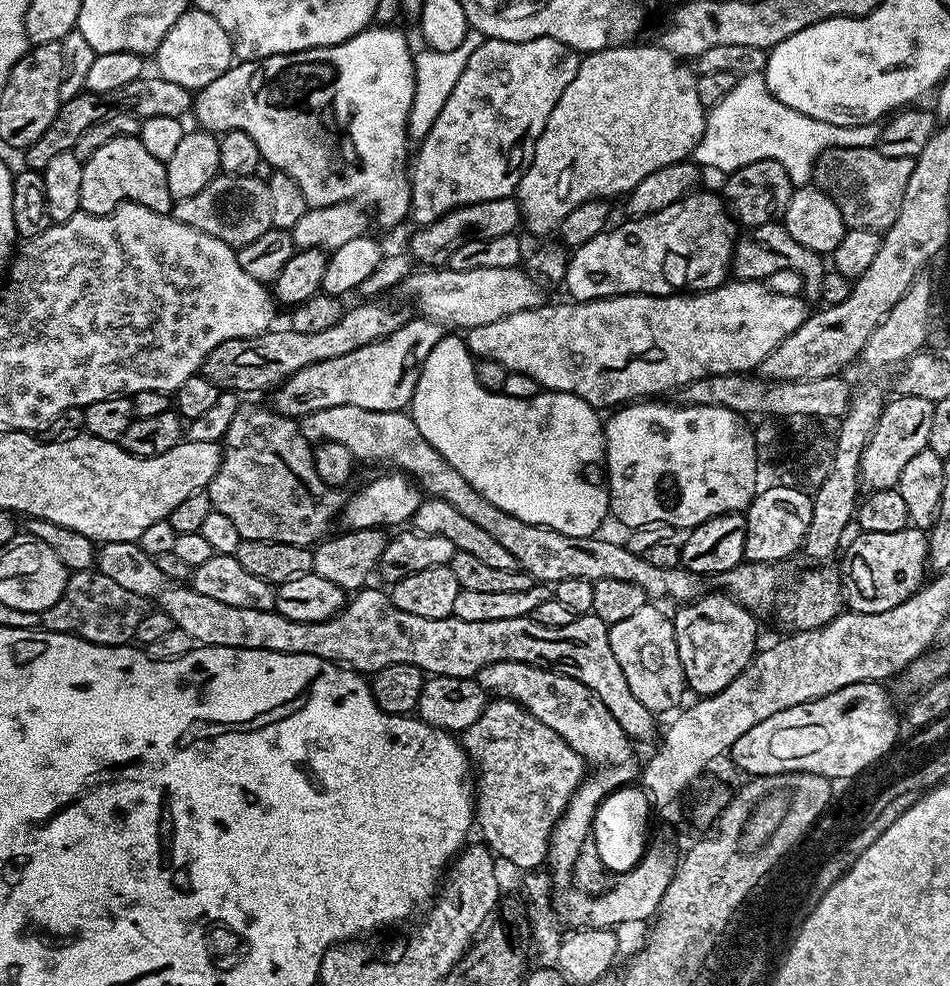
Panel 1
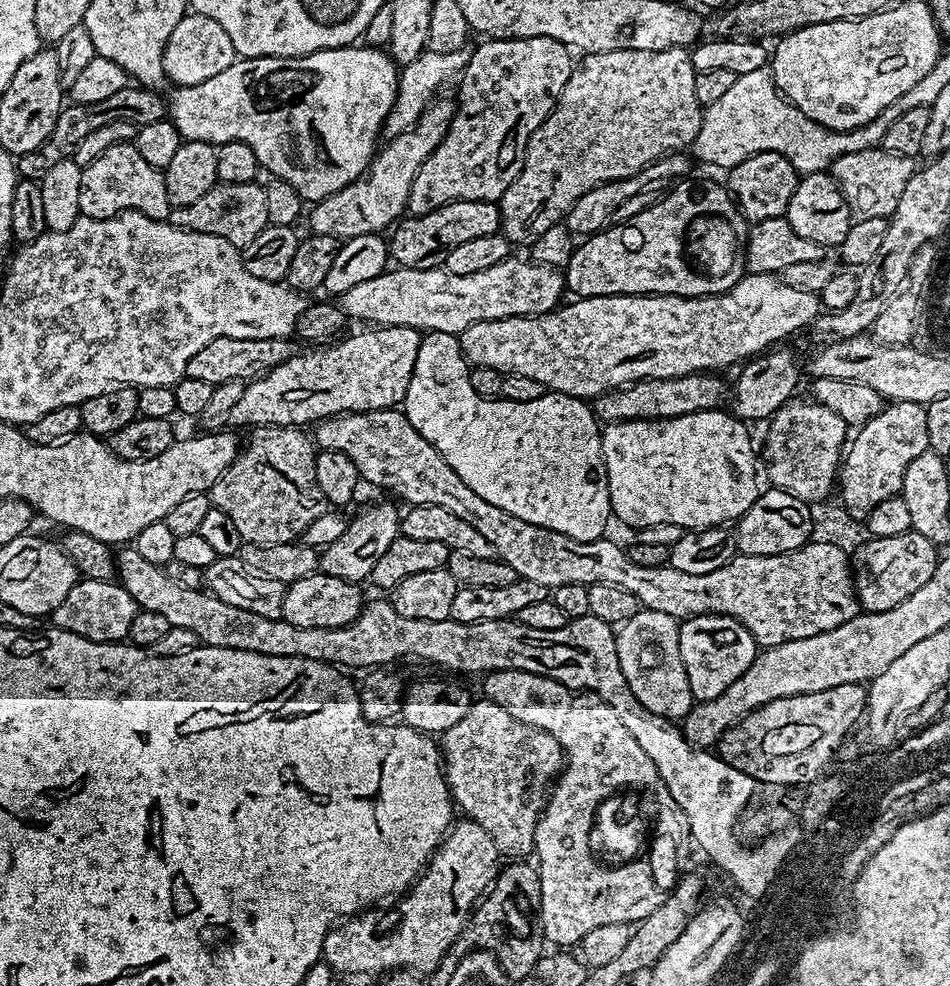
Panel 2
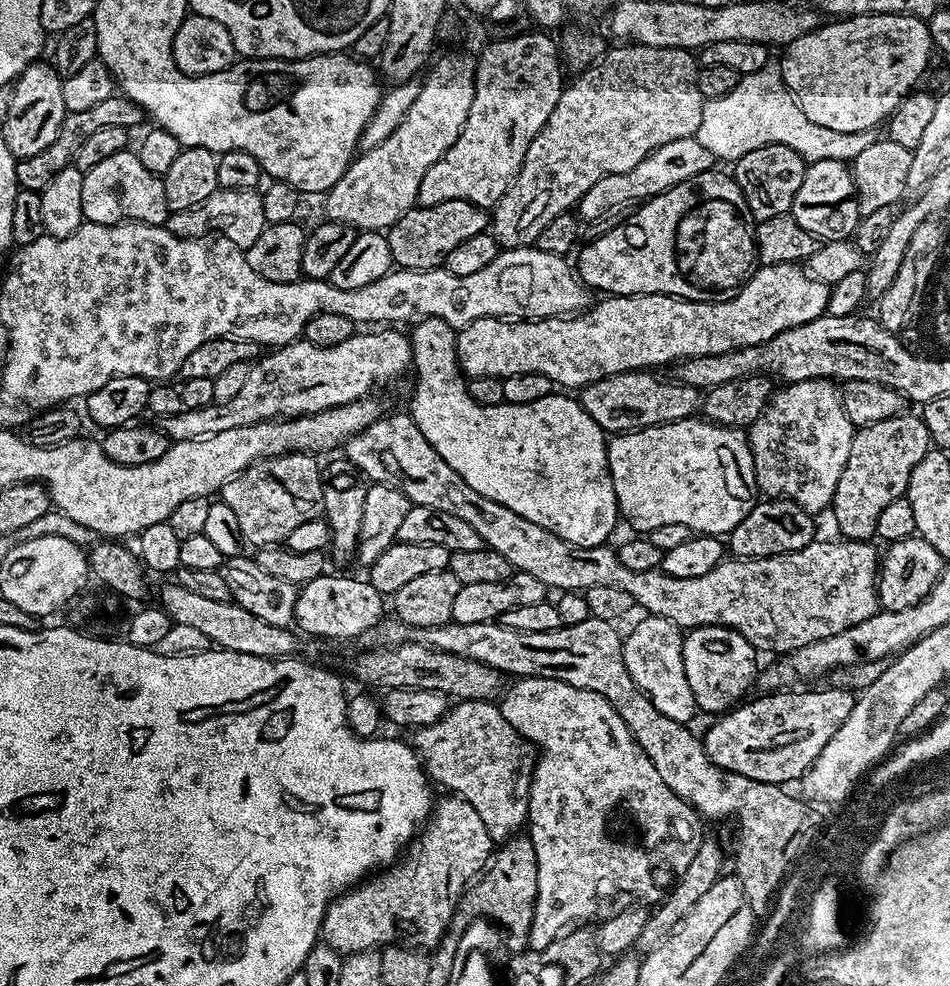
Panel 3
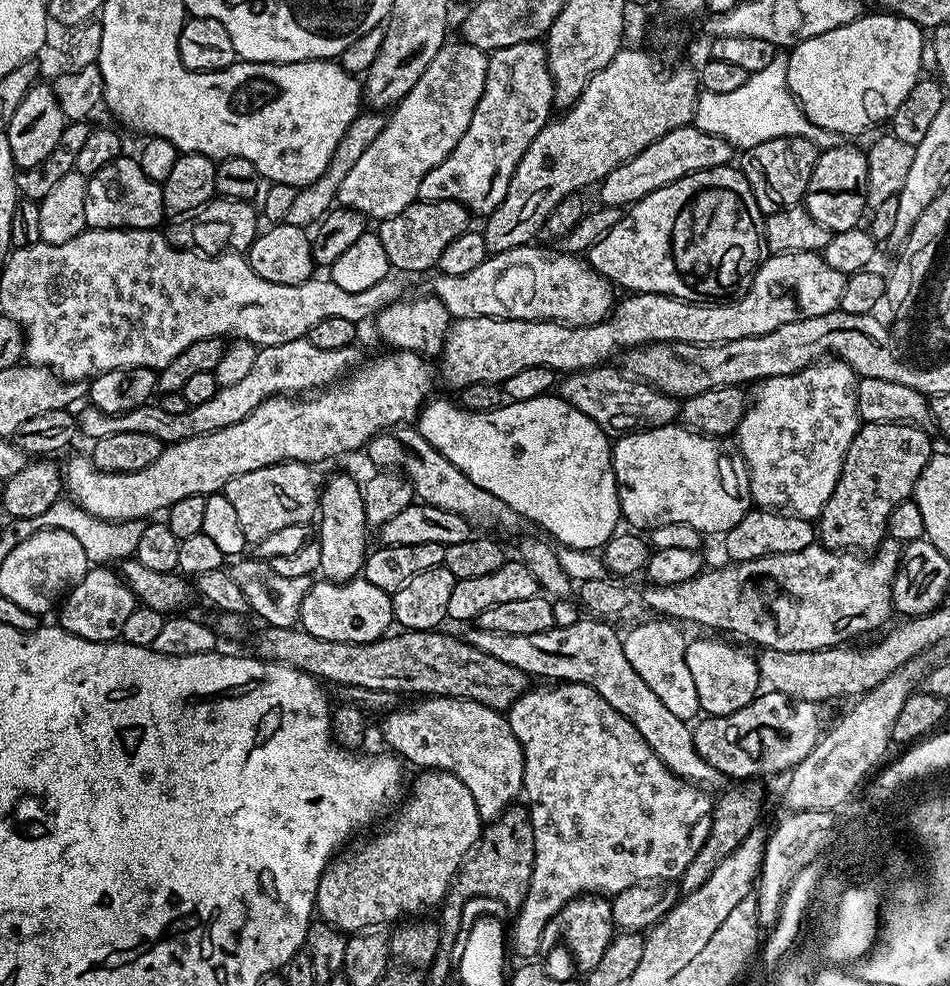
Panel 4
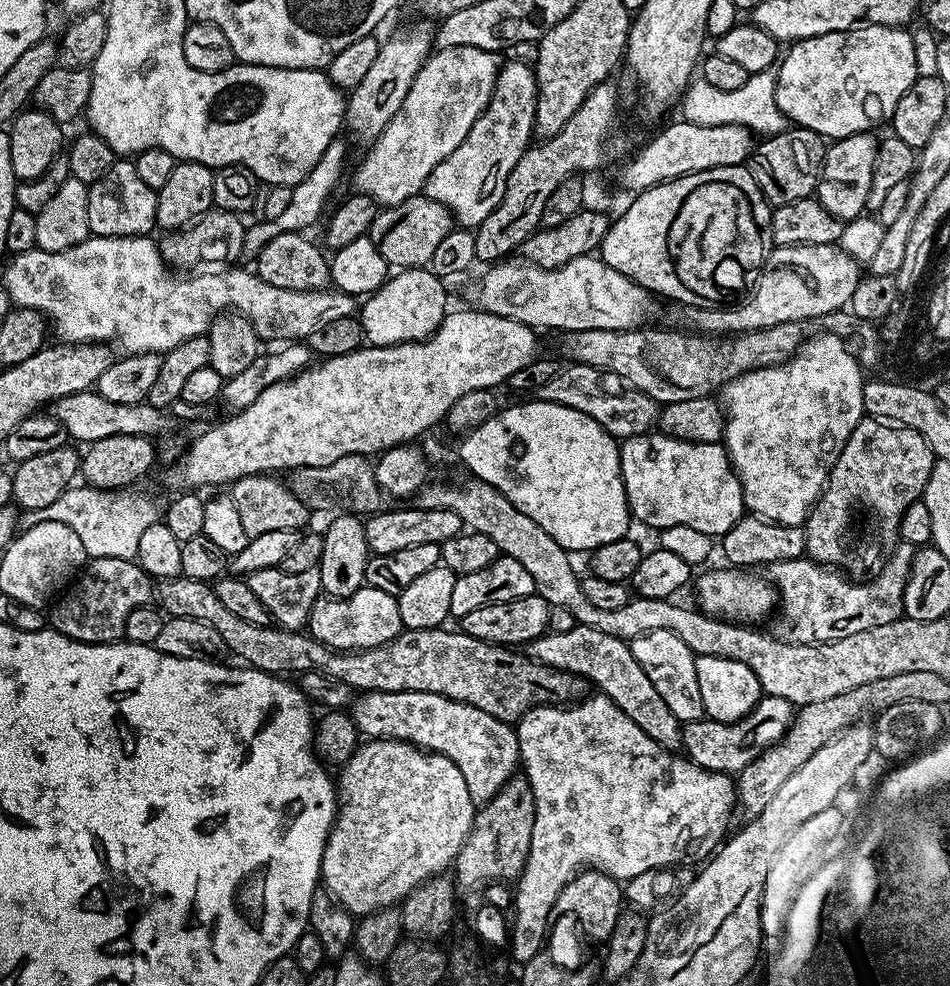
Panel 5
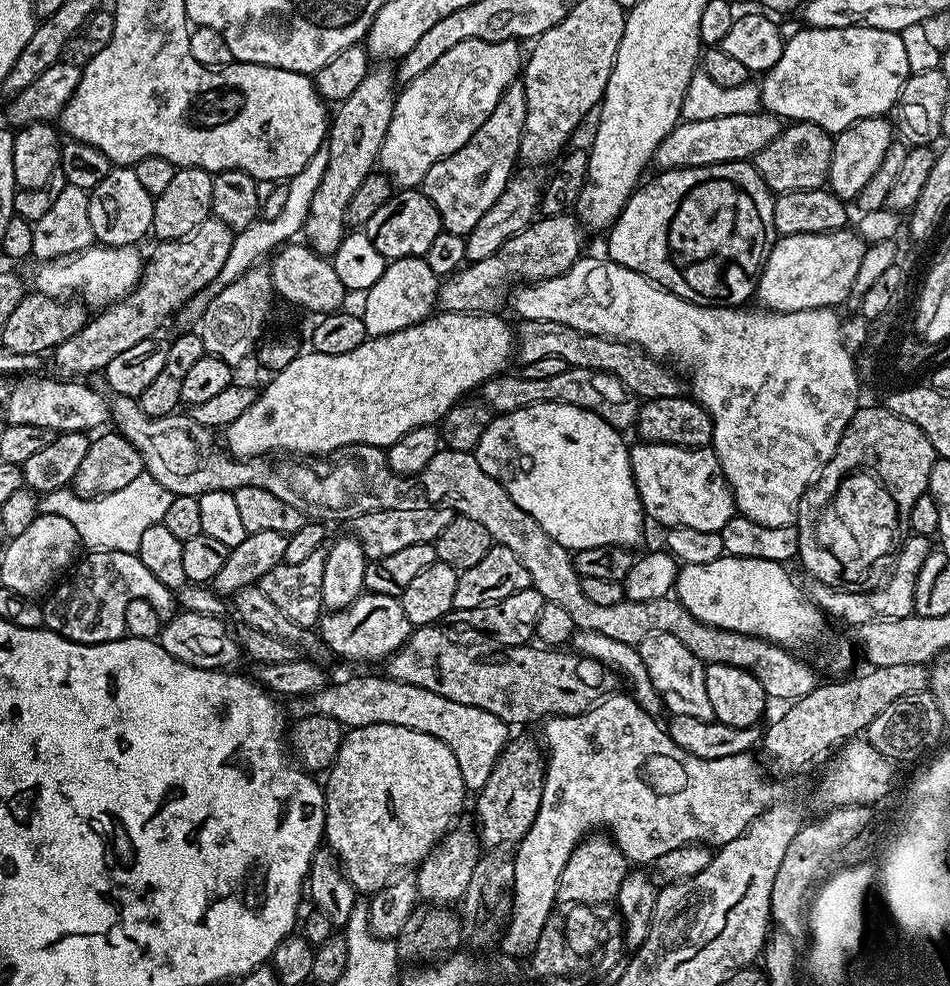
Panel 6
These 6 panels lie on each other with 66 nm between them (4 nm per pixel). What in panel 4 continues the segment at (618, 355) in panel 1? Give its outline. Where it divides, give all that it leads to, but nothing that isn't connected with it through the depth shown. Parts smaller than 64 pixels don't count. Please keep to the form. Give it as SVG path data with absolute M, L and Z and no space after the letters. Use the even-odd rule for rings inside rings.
M791 252L781 256L772 254L757 268L756 278L747 293L735 302L716 302L709 306L707 303L693 304L691 300L677 300L674 296L632 294L627 297L629 300L621 299L613 307L607 320L587 326L565 326L555 320L491 320L490 318L456 320L448 330L442 353L444 380L448 384L456 384L455 386L499 385L503 377L518 374L518 370L526 366L546 366L557 370L595 368L598 362L607 361L604 359L611 352L619 353L620 344L624 344L623 346L643 346L662 342L721 344L734 336L770 334L772 328L782 326L787 320L800 320L803 316L818 316L822 312L837 311L845 279L846 276L828 265L819 252Z

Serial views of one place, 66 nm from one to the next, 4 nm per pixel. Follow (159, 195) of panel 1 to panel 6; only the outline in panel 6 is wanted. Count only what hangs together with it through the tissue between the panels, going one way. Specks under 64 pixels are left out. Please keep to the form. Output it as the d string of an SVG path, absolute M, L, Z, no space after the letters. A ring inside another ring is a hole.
M116 166L98 182L89 197L90 226L92 235L101 245L110 248L127 248L139 245L139 240L152 231L154 218L153 197L142 186L138 186L138 174L135 167Z

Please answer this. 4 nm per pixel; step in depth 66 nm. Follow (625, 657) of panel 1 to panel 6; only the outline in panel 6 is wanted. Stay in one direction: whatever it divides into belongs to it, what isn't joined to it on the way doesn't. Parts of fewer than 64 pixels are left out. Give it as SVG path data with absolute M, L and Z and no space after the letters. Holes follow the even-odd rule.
M660 632L657 636L644 639L638 645L638 651L663 707L669 708L672 716L689 716L707 722L713 719L714 706L710 706L710 698L706 694L706 665L694 658L694 654L690 654L690 650L686 650L686 646L678 642L678 638L674 638L669 632Z

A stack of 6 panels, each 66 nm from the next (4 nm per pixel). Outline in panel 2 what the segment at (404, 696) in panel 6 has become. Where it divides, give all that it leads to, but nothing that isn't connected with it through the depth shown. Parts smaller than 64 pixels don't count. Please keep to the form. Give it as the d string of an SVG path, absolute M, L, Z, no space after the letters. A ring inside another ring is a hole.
M487 698L477 699L462 722L442 733L442 771L455 807L459 811L461 808L467 819L482 826L494 838L494 846L504 858L524 858L535 849L536 827L544 810L546 793L565 763L563 750L550 734L518 722L510 710Z

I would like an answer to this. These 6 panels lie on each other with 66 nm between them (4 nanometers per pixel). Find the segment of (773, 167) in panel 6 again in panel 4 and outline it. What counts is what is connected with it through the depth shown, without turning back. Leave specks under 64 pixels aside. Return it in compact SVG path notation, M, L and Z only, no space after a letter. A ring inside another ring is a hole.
M801 136L770 138L770 142L758 142L758 146L743 149L738 156L738 167L744 173L746 182L750 182L750 190L754 190L754 198L761 212L771 214L778 204L777 201L768 200L768 188L780 199L781 205L799 205L808 193L810 174L816 165L817 155L816 145Z

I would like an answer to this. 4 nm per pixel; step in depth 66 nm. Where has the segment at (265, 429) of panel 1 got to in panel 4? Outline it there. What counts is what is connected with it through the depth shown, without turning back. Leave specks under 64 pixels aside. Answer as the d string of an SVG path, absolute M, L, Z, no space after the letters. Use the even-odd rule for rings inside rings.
M291 460L281 464L262 464L258 470L243 472L238 478L229 480L222 494L230 498L230 503L238 513L242 534L246 534L249 545L259 545L261 540L270 538L274 530L299 524L311 525L317 519L320 488L312 472L309 465Z

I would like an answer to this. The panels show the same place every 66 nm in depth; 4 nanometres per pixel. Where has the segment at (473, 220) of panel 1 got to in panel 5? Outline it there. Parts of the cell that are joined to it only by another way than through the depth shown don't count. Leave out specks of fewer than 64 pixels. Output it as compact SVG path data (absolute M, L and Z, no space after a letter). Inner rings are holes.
M423 194L406 198L406 202L389 204L377 211L372 219L370 233L378 254L386 258L393 269L422 268L431 265L435 248L442 243L442 238L454 227L451 212L442 202L434 202Z

